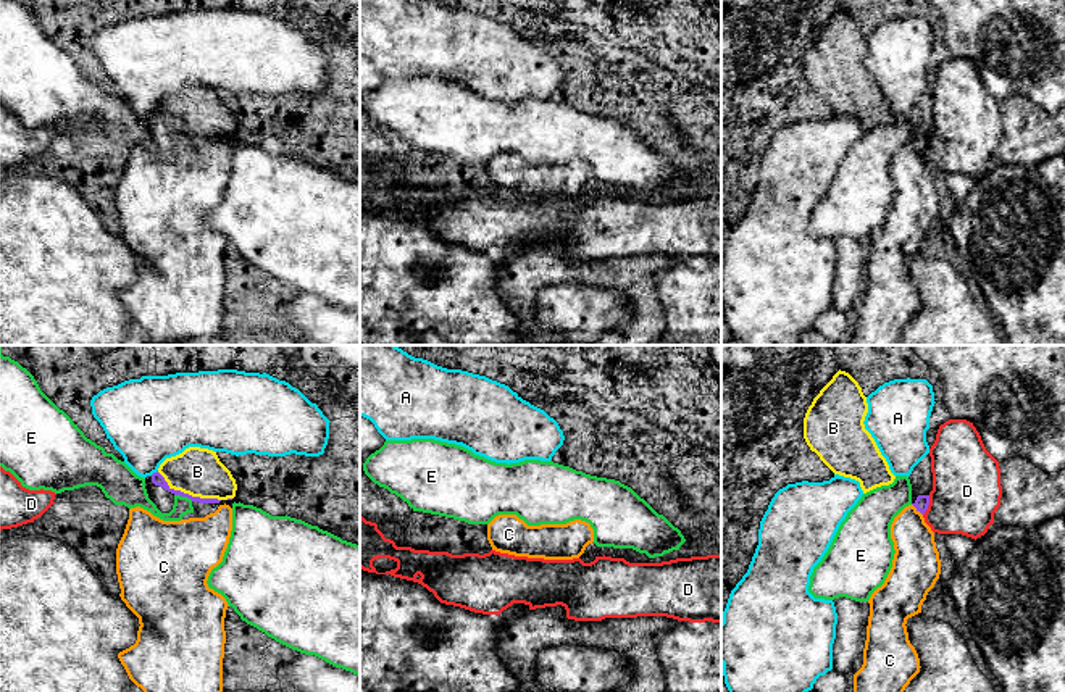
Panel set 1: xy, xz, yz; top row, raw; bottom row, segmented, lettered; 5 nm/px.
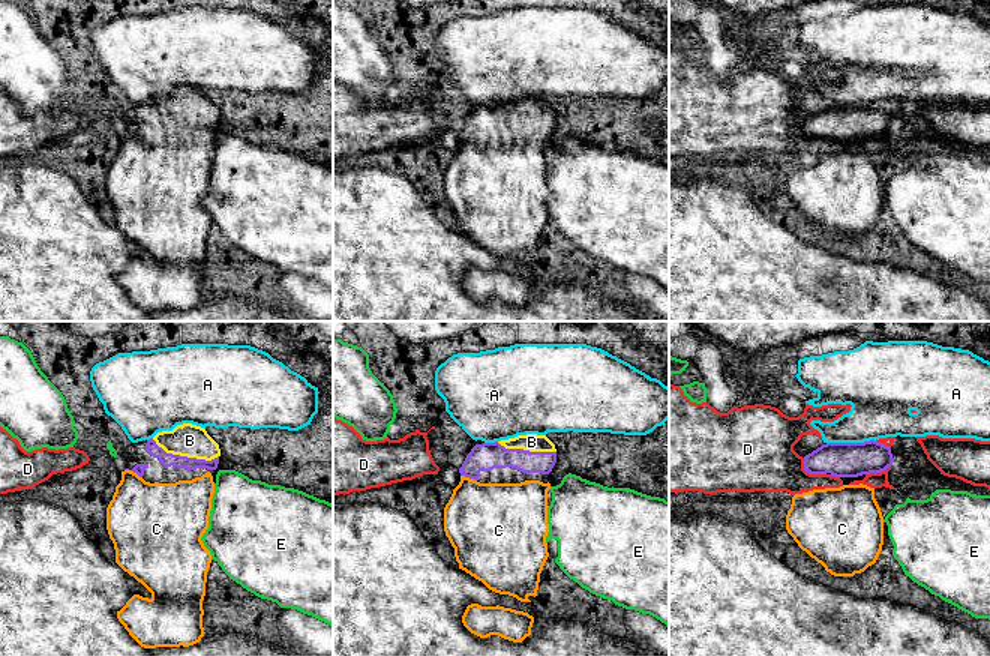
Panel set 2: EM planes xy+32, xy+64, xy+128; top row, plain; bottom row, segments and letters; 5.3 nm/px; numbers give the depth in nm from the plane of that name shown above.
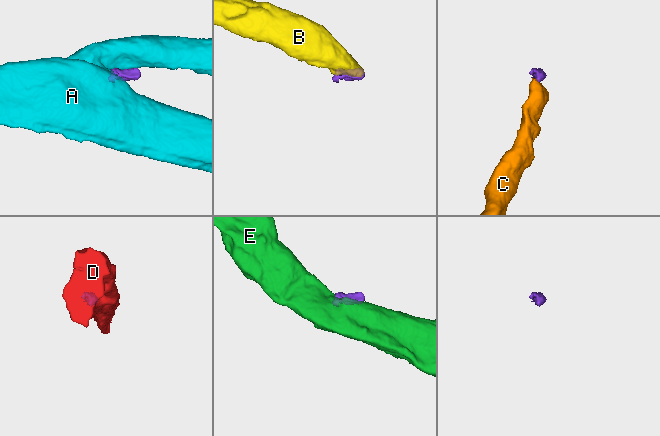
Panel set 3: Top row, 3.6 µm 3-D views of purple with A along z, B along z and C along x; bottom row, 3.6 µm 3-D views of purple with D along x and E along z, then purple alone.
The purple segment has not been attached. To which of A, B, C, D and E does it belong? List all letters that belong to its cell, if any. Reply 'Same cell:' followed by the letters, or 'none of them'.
Same cell: B, C

